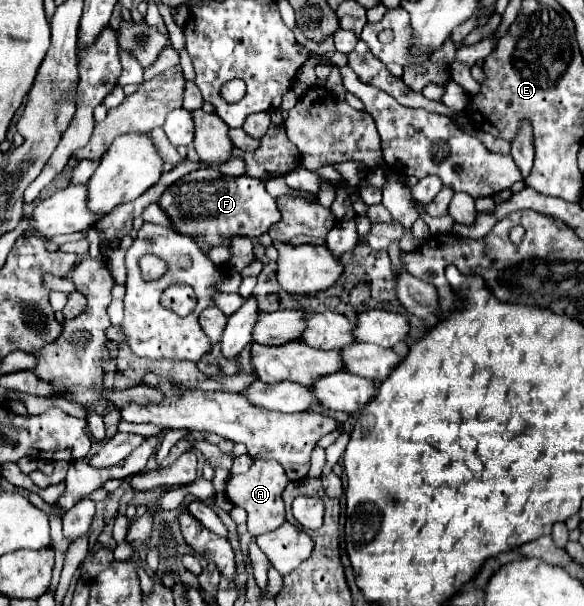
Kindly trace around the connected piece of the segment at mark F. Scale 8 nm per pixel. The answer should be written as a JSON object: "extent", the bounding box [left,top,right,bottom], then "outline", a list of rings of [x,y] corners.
{"extent":[159,169,281,245],"outline":[[[197,169],[177,183],[173,183],[159,205],[171,217],[175,231],[189,237],[199,237],[207,245],[219,245],[221,237],[259,237],[269,231],[277,219],[281,219],[277,211],[275,199],[265,191],[265,183],[247,175],[227,177],[219,169]]]}

